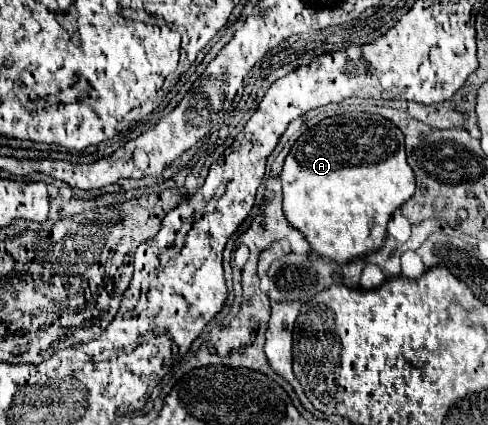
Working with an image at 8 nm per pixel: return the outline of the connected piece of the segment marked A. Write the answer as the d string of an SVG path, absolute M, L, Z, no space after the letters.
M345 113L345 115L337 115L337 117L327 117L327 119L319 121L317 125L309 127L303 135L299 135L297 143L293 145L291 153L287 155L283 171L281 171L281 183L283 183L283 213L285 213L287 221L303 233L303 237L311 245L311 251L315 251L319 257L331 259L335 263L349 263L355 257L377 251L383 245L385 237L387 237L387 223L389 223L393 211L399 209L415 191L415 175L413 175L413 169L407 165L407 159L405 159L403 133L389 119L385 119L381 115L373 115L373 113Z

